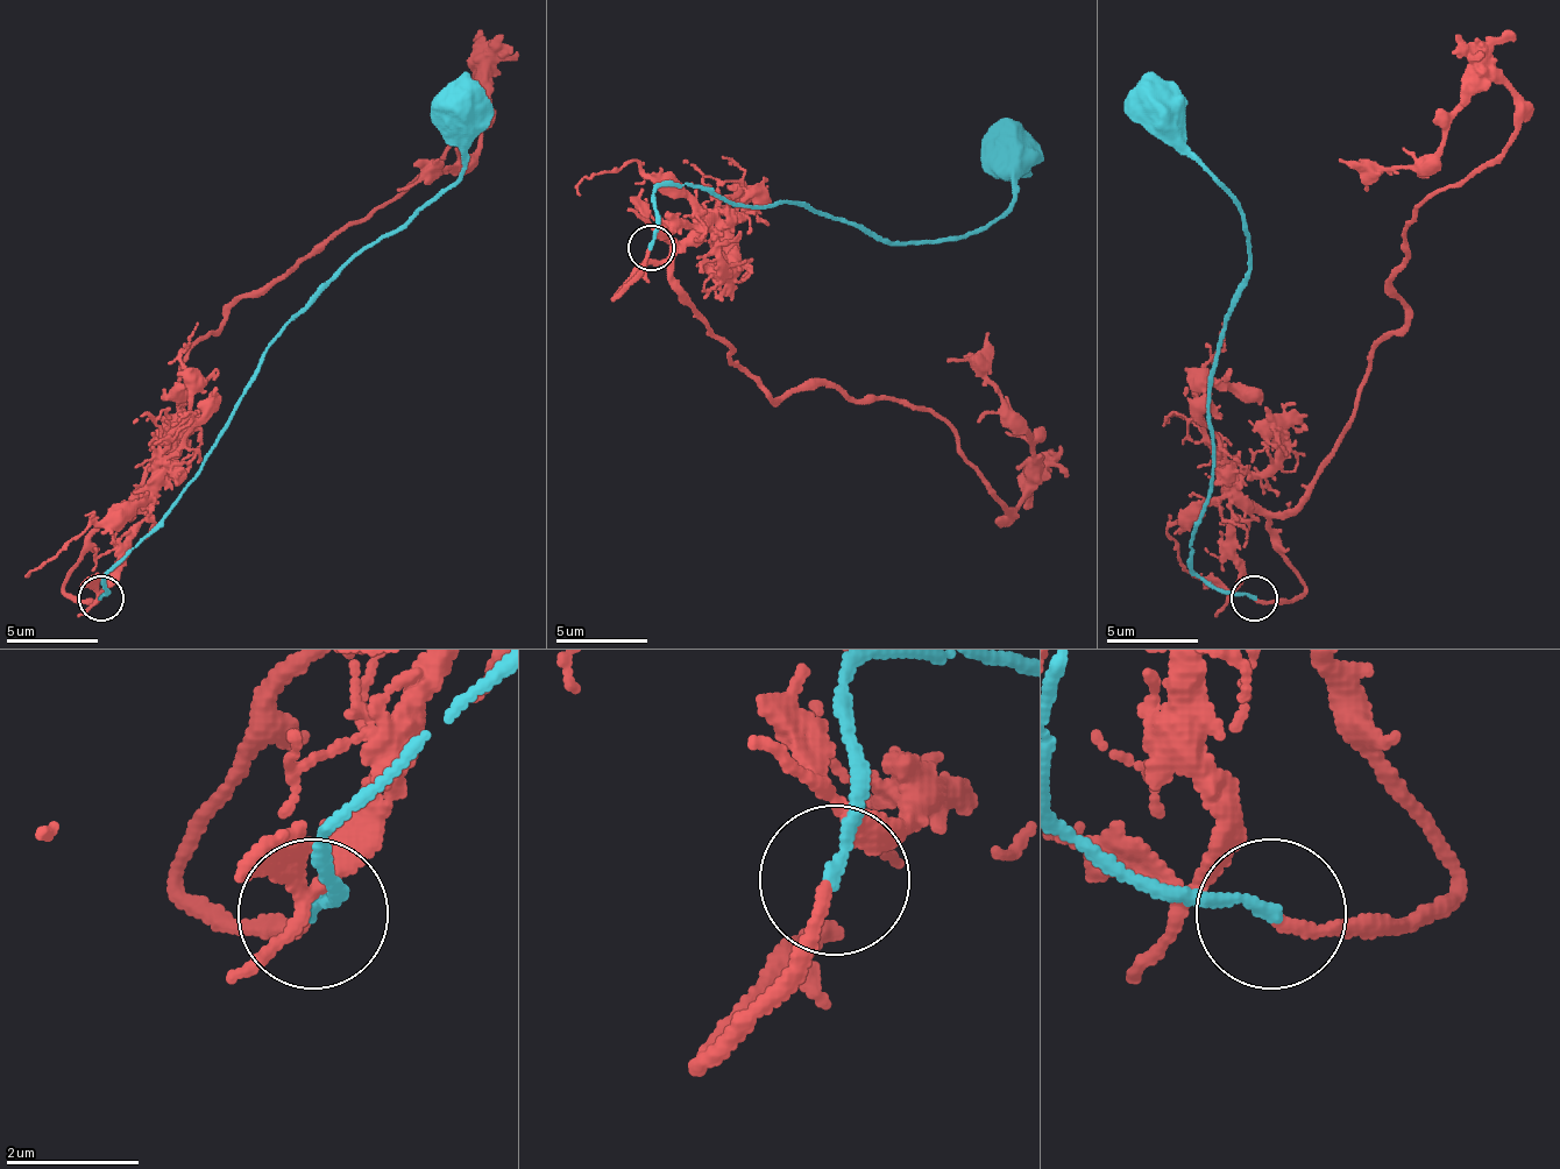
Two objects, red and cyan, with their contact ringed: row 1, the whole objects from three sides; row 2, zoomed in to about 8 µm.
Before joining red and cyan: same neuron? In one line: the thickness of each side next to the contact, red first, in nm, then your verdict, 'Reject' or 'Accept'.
Thickness 110 nm (red) against 170 nm. Accept

